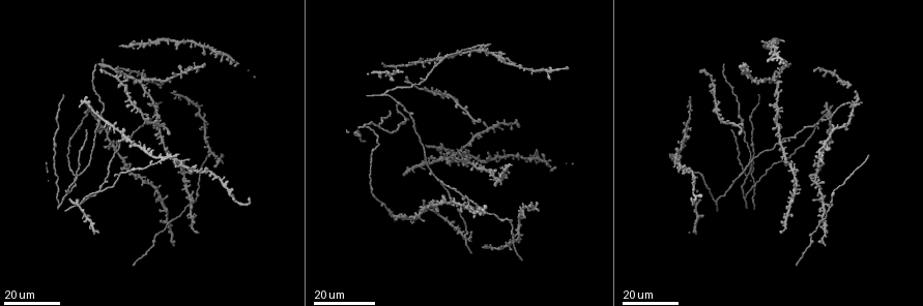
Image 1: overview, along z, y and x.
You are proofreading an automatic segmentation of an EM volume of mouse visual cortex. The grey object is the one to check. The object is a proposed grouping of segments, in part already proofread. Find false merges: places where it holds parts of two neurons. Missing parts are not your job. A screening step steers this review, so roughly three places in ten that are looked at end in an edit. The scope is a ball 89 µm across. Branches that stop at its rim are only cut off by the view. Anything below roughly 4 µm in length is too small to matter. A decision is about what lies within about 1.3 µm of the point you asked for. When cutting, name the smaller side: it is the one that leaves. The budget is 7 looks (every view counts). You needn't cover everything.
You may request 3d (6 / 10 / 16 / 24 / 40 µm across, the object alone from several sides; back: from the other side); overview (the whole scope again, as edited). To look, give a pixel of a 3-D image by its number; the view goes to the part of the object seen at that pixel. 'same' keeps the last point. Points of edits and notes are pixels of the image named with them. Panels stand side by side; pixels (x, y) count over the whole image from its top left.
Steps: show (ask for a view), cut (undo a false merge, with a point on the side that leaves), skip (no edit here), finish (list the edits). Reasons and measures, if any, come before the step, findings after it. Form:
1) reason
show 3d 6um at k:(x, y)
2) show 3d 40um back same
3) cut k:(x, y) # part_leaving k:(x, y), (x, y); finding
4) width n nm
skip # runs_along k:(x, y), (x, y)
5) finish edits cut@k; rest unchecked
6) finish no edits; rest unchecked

arms part here
show 3d 16um at 1:(745, 176)

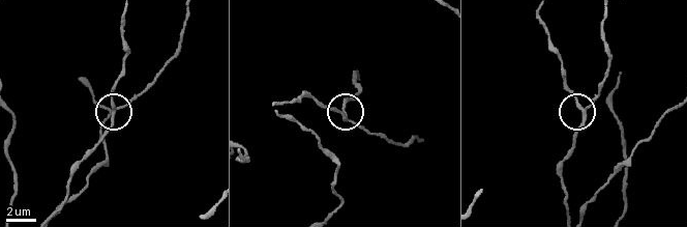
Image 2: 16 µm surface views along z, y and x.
show 3d 10um at 2:(114, 110)

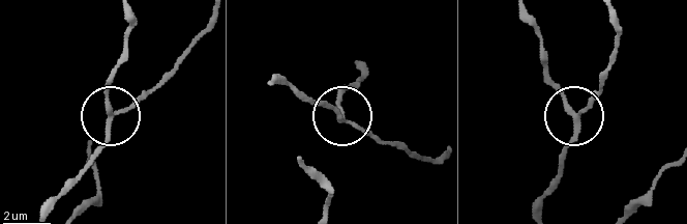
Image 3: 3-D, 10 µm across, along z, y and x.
side_arm 21 um
skip # runs_along 3:(269, 84), (295, 86), (336, 114), (342, 86); one neuron here

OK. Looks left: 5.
three arms meet
show 3d 16um at 1:(386, 93)

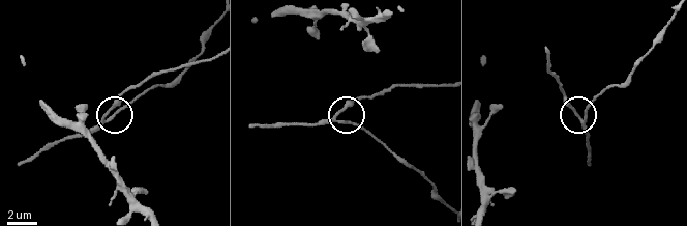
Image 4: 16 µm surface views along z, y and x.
show 3d 6um at 4:(578, 117)

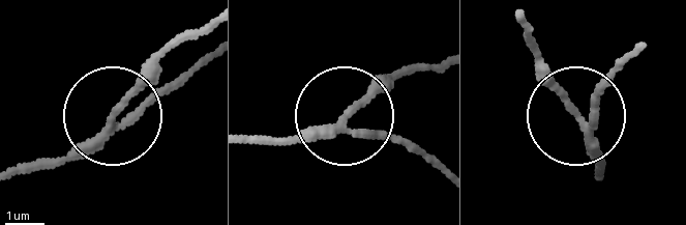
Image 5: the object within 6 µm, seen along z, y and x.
side_arm 7 um
skip # runs_along 5:(441, 173), (338, 120), (266, 143); one neuron here

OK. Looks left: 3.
four or more arms meet
show 3d 24um at 1:(471, 52)

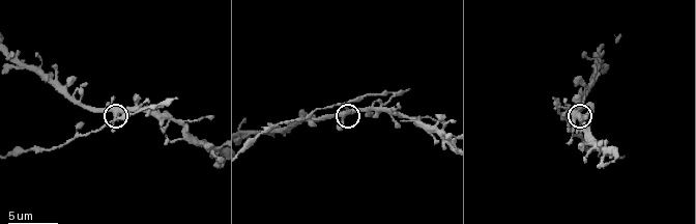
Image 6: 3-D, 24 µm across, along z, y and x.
show 3d 6um at 6:(112, 109)

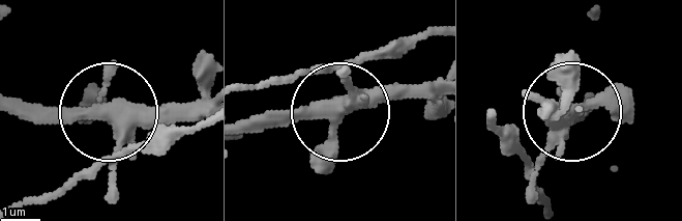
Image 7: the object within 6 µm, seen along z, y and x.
width 390 nm
skip # runs_along 7:(18, 208), (96, 170), (116, 131), (96, 111), (10, 111); all the same neuron

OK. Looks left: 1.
finish no edits; rest unchecked

